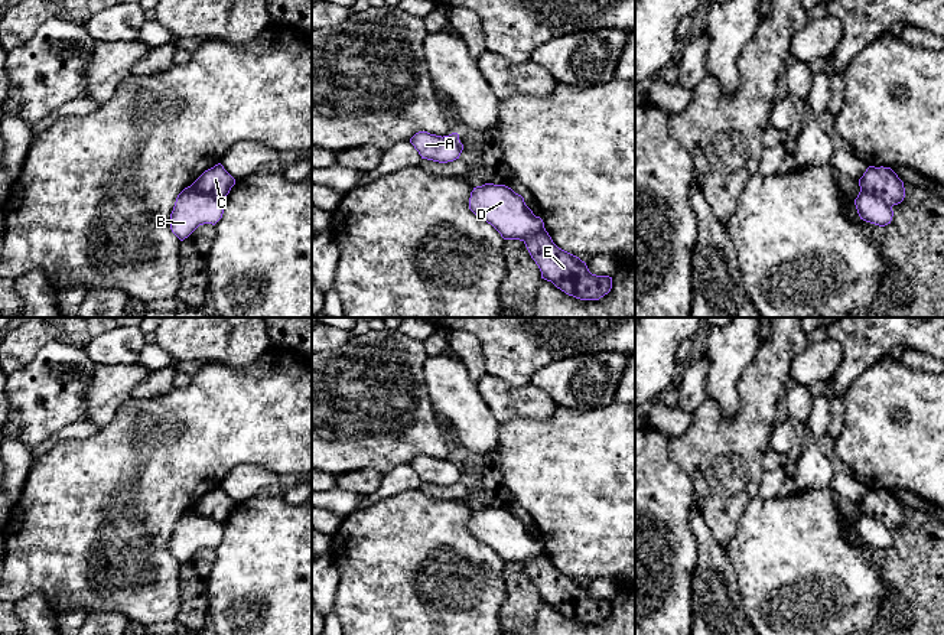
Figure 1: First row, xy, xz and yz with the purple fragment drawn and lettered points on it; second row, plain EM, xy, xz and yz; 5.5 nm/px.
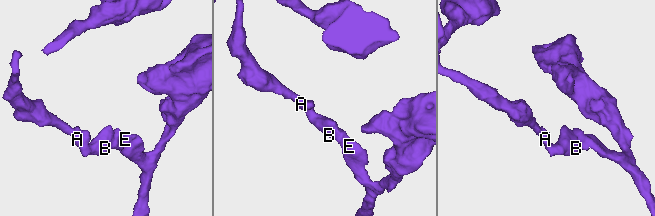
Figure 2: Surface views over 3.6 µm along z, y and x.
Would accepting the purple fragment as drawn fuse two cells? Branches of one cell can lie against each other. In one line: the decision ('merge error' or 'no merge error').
merge error

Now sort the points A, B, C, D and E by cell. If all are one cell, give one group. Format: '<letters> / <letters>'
A B D / C E

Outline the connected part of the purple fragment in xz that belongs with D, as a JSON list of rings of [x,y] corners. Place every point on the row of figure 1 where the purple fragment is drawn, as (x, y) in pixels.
[[[505,185],[473,188],[469,209],[491,224],[504,240],[525,241],[544,228],[543,219],[533,214],[524,198]]]

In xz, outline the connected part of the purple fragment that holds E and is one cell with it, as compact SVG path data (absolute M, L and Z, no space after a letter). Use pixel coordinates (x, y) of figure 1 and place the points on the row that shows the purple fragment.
M546 228L524 241L541 279L580 300L599 300L612 289L612 277L592 274L585 261L559 248Z

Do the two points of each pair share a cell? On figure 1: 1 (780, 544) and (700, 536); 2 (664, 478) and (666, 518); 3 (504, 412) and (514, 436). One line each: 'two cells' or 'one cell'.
1: two cells
2: one cell
3: two cells

